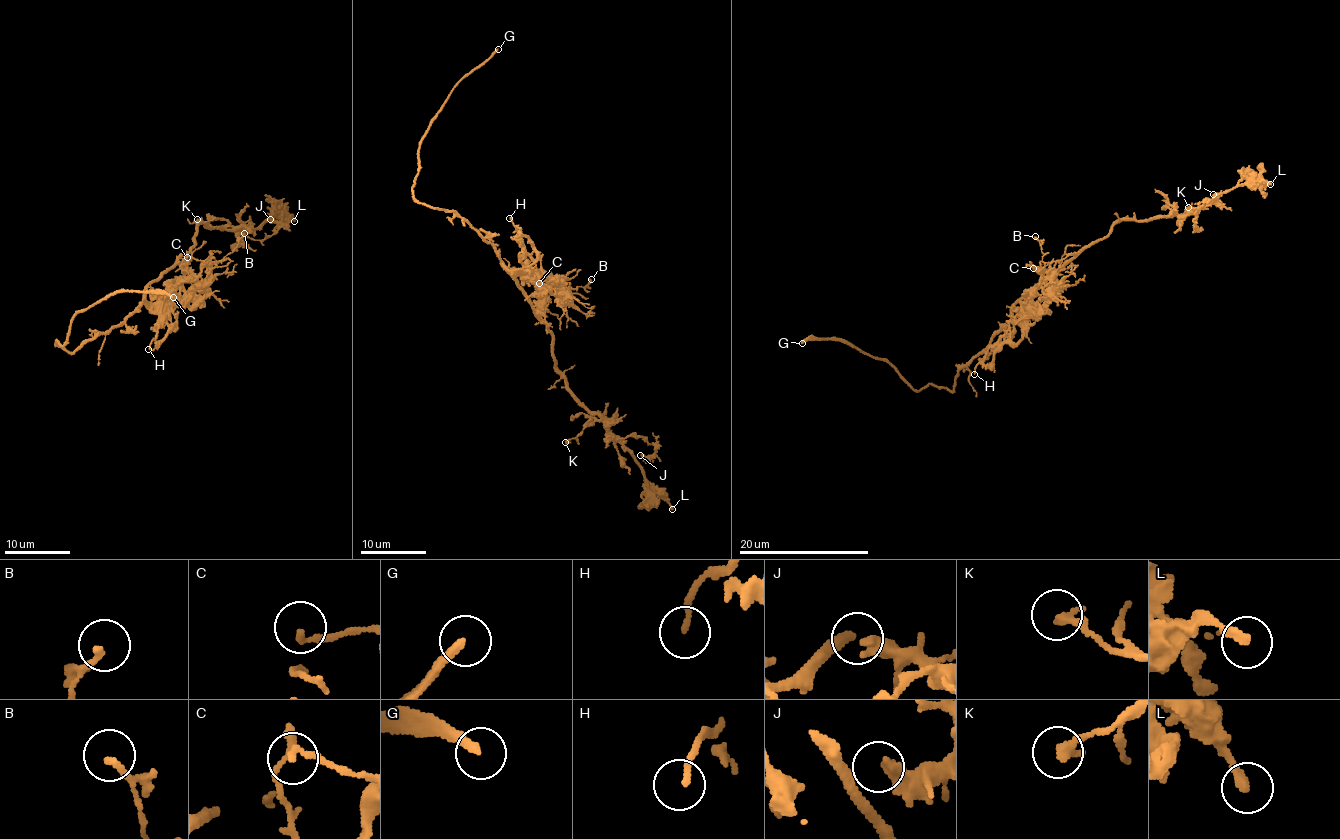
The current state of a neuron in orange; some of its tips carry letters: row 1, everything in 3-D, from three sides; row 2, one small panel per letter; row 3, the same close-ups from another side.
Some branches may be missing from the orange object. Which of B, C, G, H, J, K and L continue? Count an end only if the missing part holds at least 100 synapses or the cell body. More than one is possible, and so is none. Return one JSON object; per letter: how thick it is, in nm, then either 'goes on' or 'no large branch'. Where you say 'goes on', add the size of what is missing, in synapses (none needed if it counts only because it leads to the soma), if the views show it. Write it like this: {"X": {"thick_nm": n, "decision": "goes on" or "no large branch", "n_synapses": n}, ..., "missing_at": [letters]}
{"B": {"thick_nm": 190, "decision": "no large branch"}, "C": {"thick_nm": 170, "decision": "no large branch"}, "G": {"thick_nm": 280, "decision": "goes on"}, "H": {"thick_nm": 170, "decision": "no large branch"}, "J": {"thick_nm": 280, "decision": "no large branch"}, "K": {"thick_nm": 280, "decision": "no large branch"}, "L": {"thick_nm": 240, "decision": "no large branch"}, "missing_at": ["G"]}

